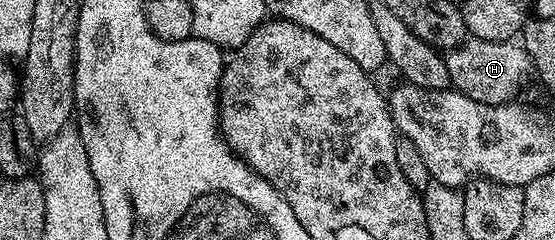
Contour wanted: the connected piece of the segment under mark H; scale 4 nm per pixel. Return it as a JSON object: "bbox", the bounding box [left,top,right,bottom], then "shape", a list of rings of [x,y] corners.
{"bbox":[444,38,534,104],"shape":[[[470,38],[459,48],[449,49],[444,59],[451,85],[468,98],[485,104],[511,103],[516,98],[514,96],[522,84],[522,78],[532,76],[534,72],[531,56],[523,45],[515,41],[488,42]]]}

